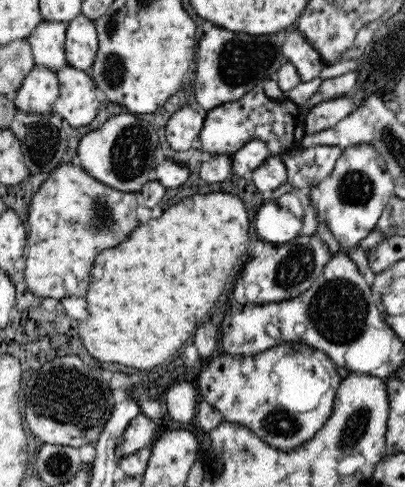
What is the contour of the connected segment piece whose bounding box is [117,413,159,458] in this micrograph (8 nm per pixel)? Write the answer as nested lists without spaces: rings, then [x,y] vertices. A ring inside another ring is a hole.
[[[140,413],[139,416],[130,421],[130,425],[121,435],[117,446],[117,458],[134,454],[140,449],[150,449],[156,438],[158,438],[158,434],[156,424],[148,416]]]

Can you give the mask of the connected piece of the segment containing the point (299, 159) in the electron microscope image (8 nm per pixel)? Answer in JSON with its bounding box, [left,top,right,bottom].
[279,146,342,189]

